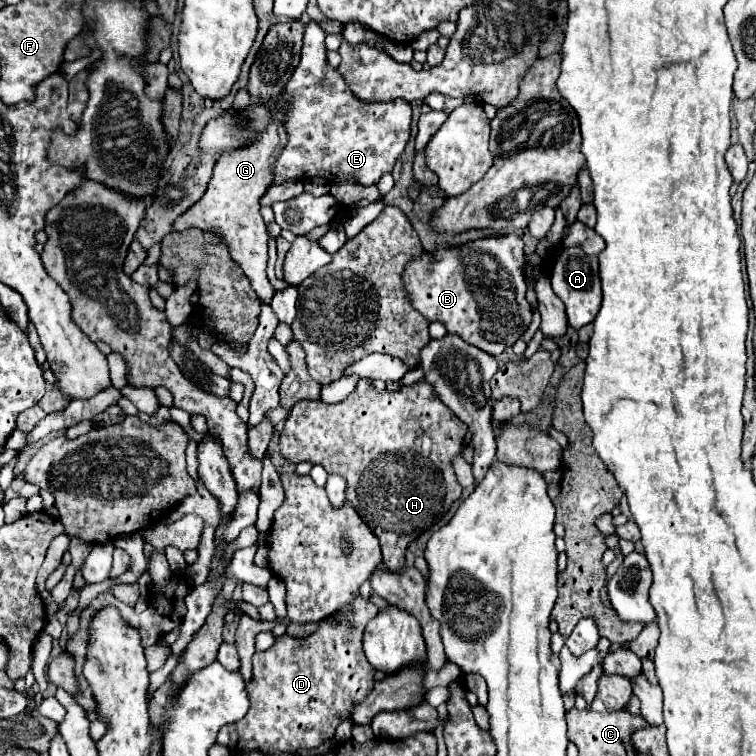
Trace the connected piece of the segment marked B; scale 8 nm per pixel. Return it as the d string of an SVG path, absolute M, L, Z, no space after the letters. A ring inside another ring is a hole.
M508 234L498 238L482 238L476 242L468 242L460 248L452 250L436 250L424 258L416 258L404 270L404 290L412 300L412 306L430 322L442 322L450 332L460 334L468 344L492 354L500 356L506 348L510 348L516 340L522 338L526 328L532 322L532 310L526 302L526 282L524 282L524 244L520 236Z

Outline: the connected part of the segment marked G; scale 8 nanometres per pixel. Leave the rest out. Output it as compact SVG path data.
M278 116L266 128L262 138L258 138L254 144L242 150L222 152L218 162L214 164L214 172L210 178L210 186L206 188L206 194L198 200L198 204L194 204L190 210L186 210L186 214L178 216L174 222L174 230L186 230L190 226L196 226L220 234L230 248L230 256L242 266L258 298L266 304L270 304L270 298L274 296L274 288L266 278L268 232L258 210L260 210L260 198L270 186L272 164L276 156L282 152L282 148L286 146L286 140L288 140L286 130L282 128L282 118Z

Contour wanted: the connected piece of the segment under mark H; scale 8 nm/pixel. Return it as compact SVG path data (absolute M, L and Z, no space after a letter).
M362 378L358 384L356 384L356 390L340 404L324 404L322 400L302 400L298 402L292 410L290 410L290 416L286 418L286 424L284 424L284 430L280 432L280 454L290 462L290 464L298 464L298 462L312 462L312 464L320 464L326 468L328 474L342 474L348 482L348 488L346 488L346 498L350 502L350 506L354 506L354 510L358 510L360 518L370 526L370 530L378 536L380 540L380 546L382 546L382 564L392 570L392 572L398 572L404 568L404 552L408 548L408 544L412 540L416 540L424 530L428 530L432 524L436 524L452 506L452 502L456 502L462 494L462 486L458 484L456 480L456 474L454 474L454 466L452 466L452 460L454 456L460 454L462 450L462 442L464 442L464 436L466 436L468 428L466 424L434 394L434 388L428 384L428 382L418 382L418 384L412 384L412 386L402 386L400 390L396 392L388 392L388 390L376 390L372 386L370 380Z

